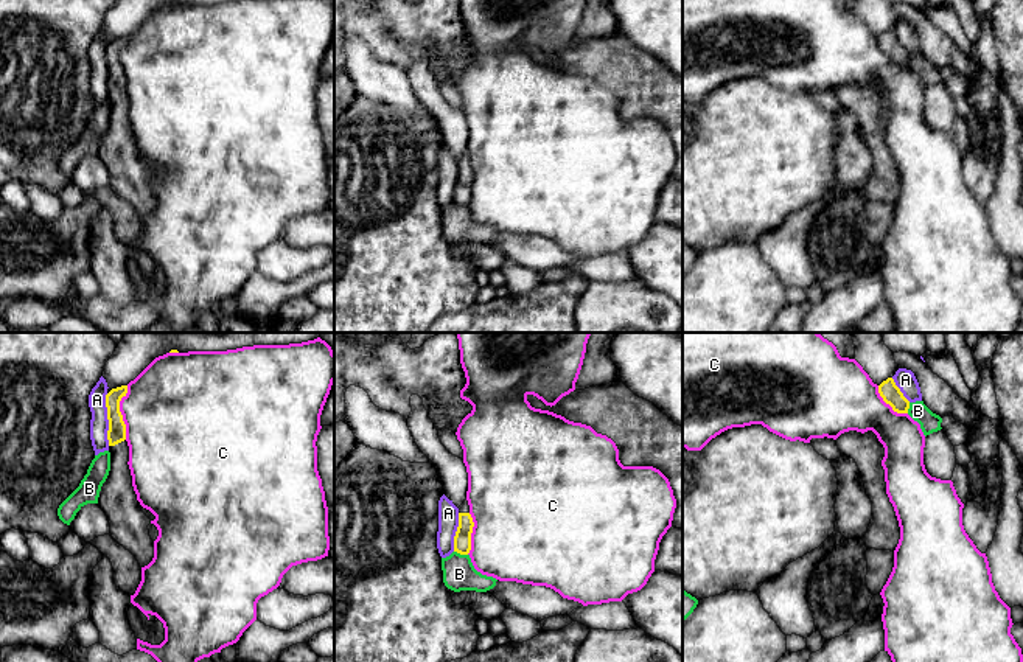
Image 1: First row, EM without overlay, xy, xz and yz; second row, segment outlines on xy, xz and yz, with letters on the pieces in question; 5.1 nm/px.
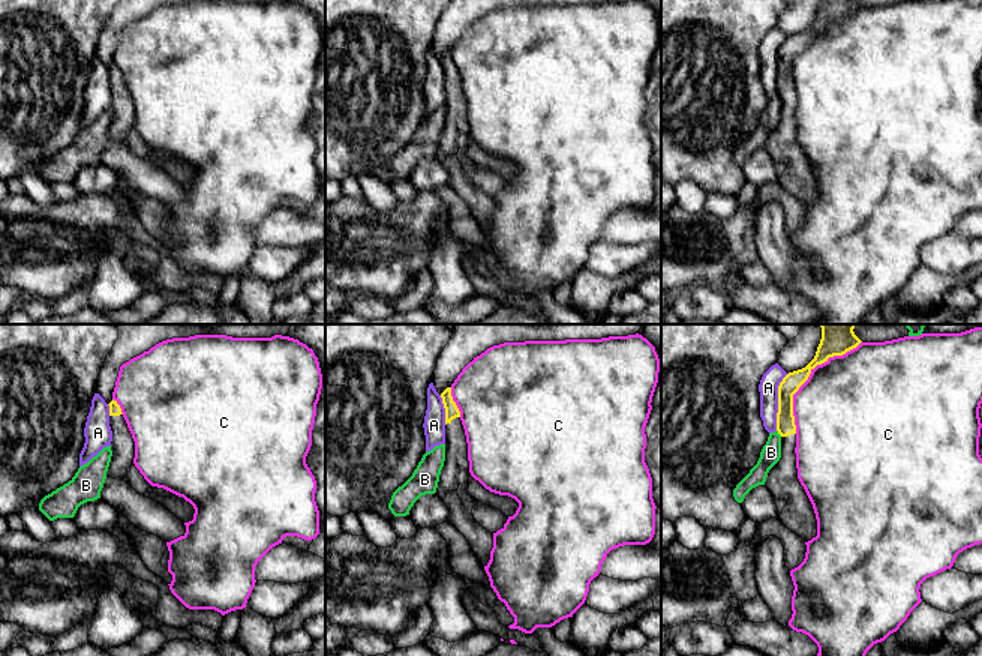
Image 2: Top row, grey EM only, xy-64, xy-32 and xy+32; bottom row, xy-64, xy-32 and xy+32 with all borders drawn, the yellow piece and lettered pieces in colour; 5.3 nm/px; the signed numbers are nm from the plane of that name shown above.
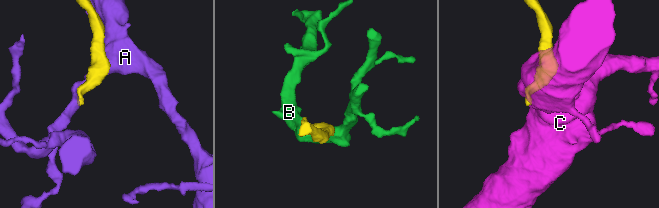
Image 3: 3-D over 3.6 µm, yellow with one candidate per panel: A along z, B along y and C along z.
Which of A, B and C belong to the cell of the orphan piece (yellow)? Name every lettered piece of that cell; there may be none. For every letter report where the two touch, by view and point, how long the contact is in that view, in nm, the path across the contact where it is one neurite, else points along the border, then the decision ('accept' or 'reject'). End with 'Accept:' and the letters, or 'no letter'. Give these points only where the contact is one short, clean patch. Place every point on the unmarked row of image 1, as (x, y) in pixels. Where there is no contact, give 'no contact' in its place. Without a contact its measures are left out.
A: xy (108, 70) | 280 nm | reject
B: xz (460, 205) | 80 nm | reject
C: xy (120, 64) | 280 nm | reject
Accept: no letter

